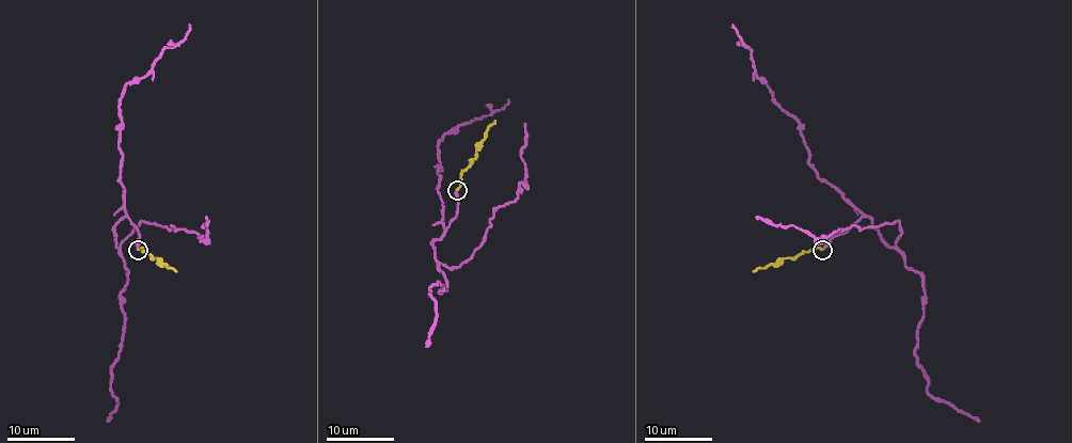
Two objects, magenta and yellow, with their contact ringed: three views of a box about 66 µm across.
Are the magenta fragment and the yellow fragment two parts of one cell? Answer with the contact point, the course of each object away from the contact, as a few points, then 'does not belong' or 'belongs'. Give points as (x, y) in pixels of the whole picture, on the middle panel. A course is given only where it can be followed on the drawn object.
place (457, 190); course magenta (457, 189), (457, 215), (434, 242), (445, 289), (437, 283), (430, 289), (435, 323), (425, 346); course yellow (457, 189), (462, 171), (474, 159), (476, 148), (494, 120); belongs

